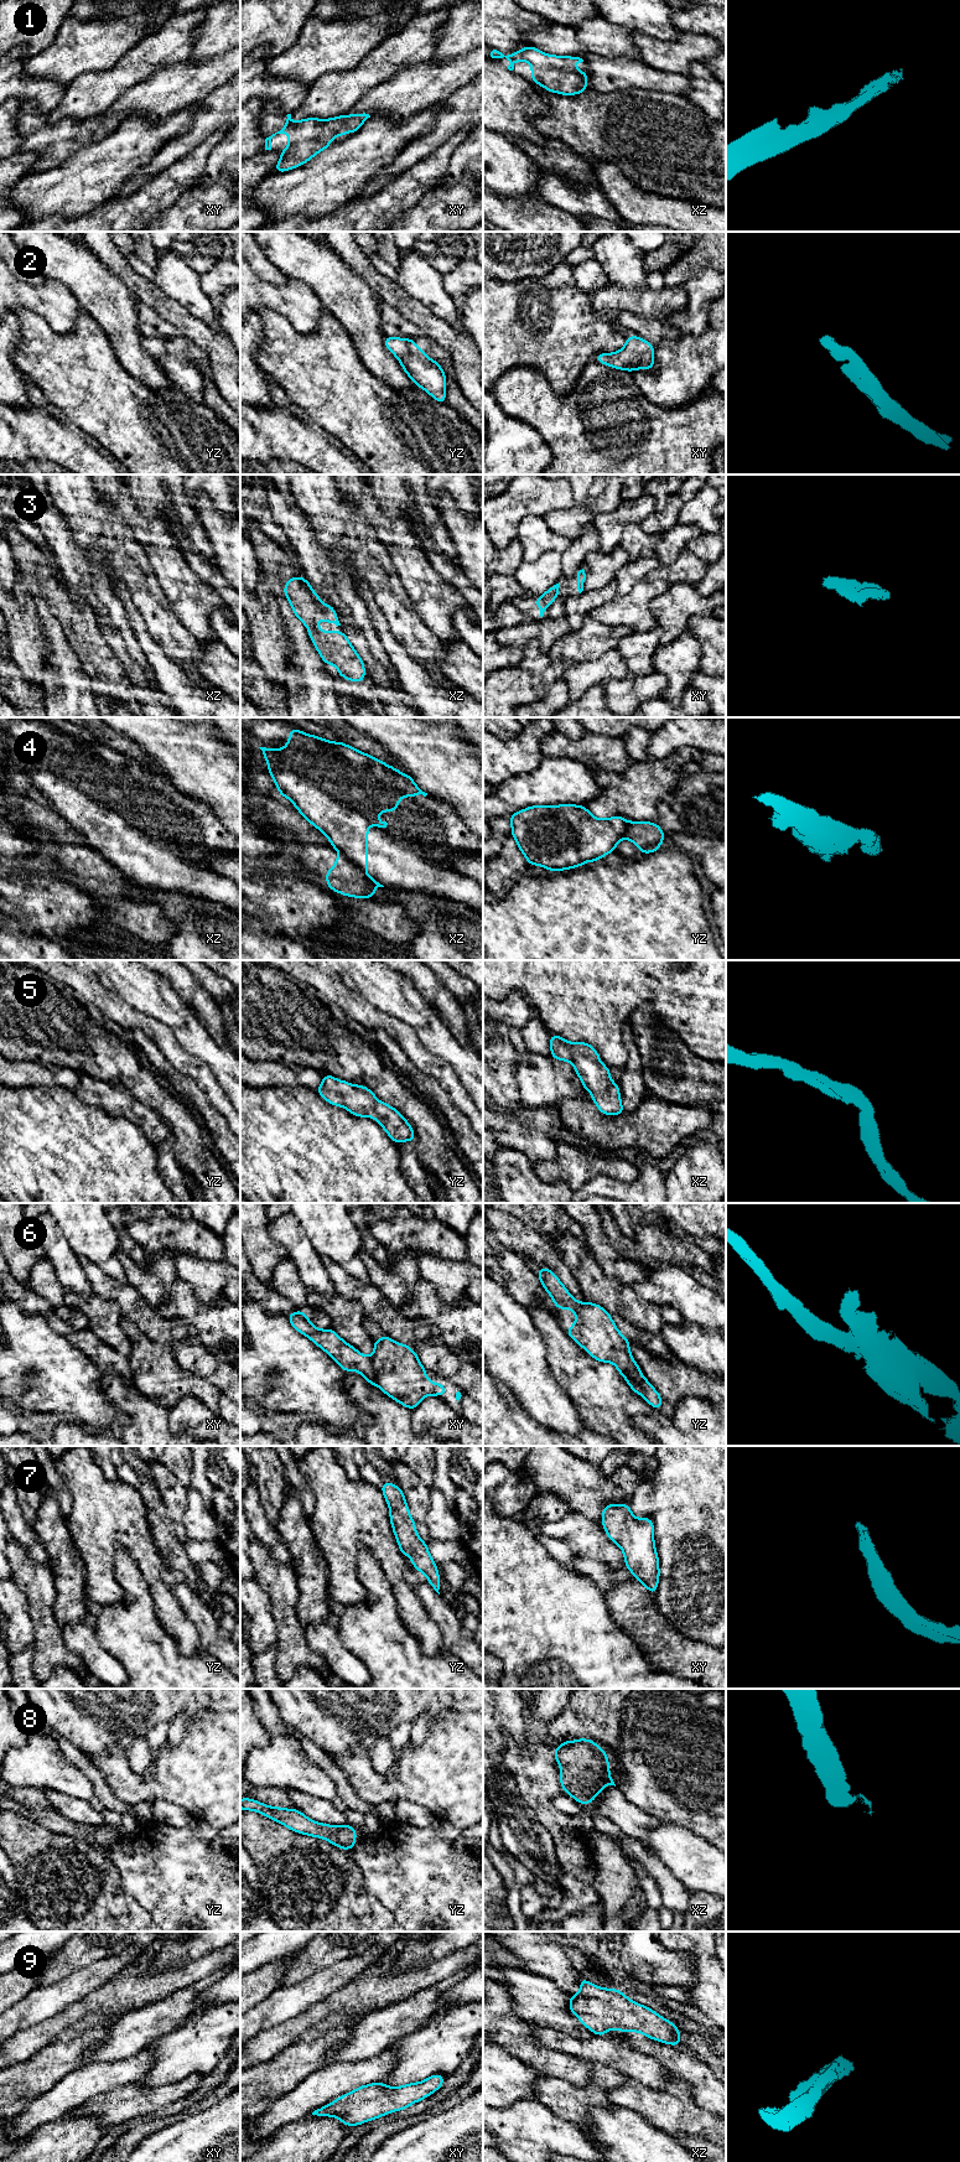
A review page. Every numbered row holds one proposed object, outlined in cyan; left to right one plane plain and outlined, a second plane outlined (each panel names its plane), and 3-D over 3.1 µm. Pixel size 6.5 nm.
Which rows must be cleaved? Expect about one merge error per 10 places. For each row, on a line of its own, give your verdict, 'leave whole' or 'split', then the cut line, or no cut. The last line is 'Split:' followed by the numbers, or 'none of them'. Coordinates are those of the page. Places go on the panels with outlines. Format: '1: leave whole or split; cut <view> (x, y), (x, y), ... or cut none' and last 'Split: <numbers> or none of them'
1: leave whole; cut none
2: leave whole; cut none
3: leave whole; cut none
4: split; cut xz (341, 854), (364, 872)
5: leave whole; cut none
6: split; cut xy (369, 1358), (373, 1365), (375, 1384)
7: leave whole; cut none
8: leave whole; cut none
9: leave whole; cut none
Split: 4, 6

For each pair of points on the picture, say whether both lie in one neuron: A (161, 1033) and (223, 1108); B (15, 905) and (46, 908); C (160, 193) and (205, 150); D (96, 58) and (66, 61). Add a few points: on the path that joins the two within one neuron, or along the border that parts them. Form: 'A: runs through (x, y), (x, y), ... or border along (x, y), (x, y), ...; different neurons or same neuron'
A: runs through (176, 1052), (213, 1089); same neuron
B: runs through (22, 905), (39, 905); same neuron
C: runs through (171, 182), (193, 161); same neuron
D: runs through (88, 58), (73, 58); same neuron

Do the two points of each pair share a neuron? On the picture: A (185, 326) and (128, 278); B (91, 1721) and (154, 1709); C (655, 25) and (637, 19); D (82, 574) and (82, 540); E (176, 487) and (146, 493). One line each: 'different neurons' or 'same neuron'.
A: same neuron
B: same neuron
C: same neuron
D: different neurons
E: same neuron

